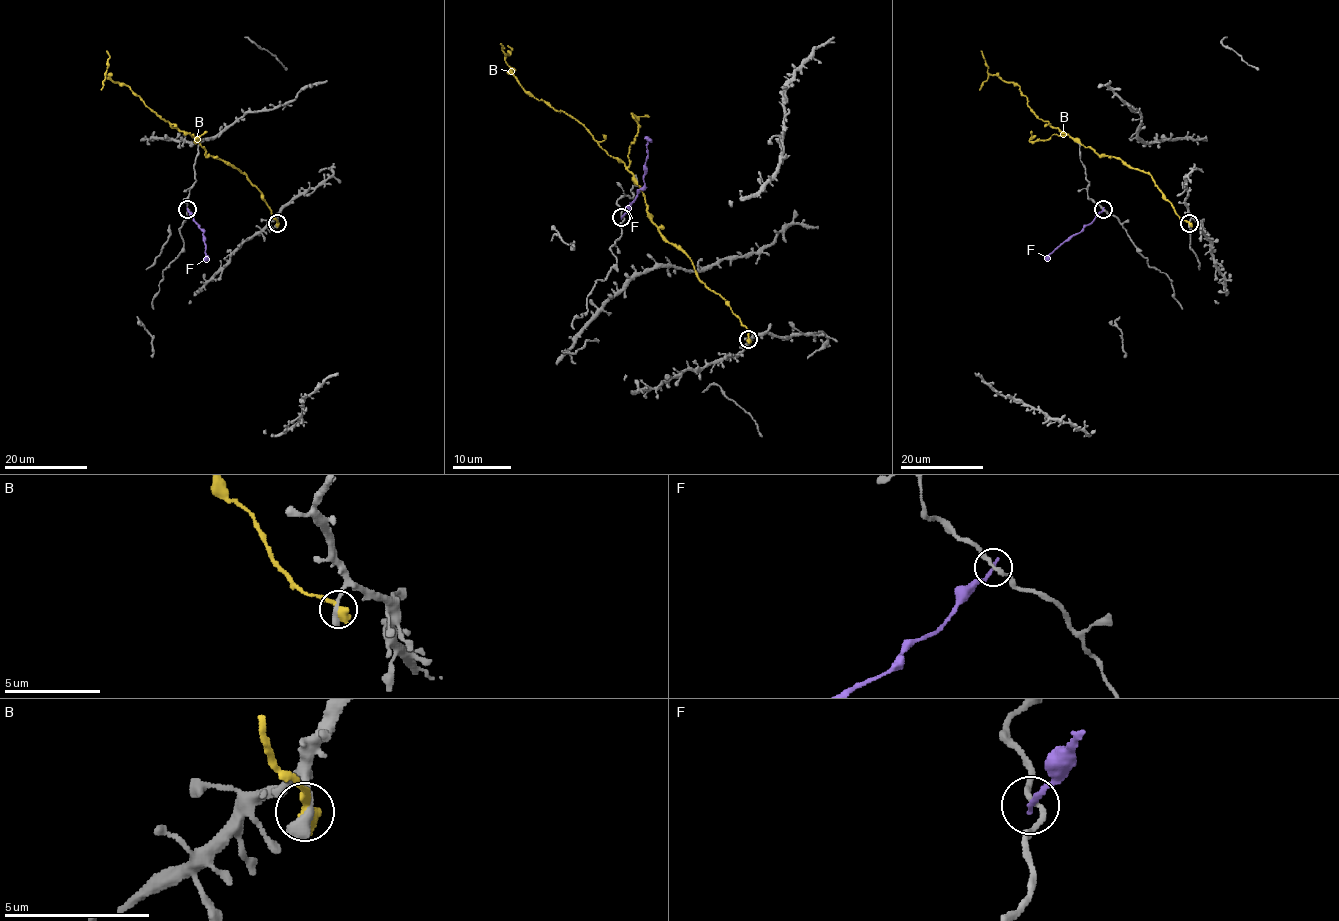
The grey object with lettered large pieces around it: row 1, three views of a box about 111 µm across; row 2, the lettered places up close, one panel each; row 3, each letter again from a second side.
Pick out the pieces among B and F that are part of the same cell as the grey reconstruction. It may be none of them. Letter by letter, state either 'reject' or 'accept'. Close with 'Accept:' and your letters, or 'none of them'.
B: reject
F: reject
Accept: none of them

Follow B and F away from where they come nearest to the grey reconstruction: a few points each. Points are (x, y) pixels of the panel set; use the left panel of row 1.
B: (277, 224), (243, 173), (207, 156), (189, 133), (174, 128), (131, 90), (104, 74), (106, 50)
F: (187, 209), (203, 232), (205, 261)

